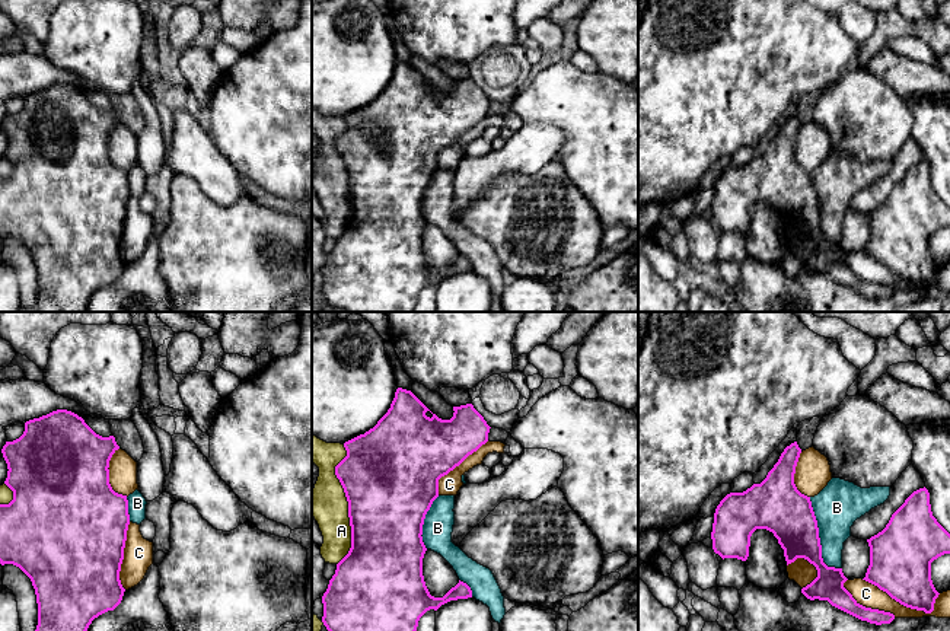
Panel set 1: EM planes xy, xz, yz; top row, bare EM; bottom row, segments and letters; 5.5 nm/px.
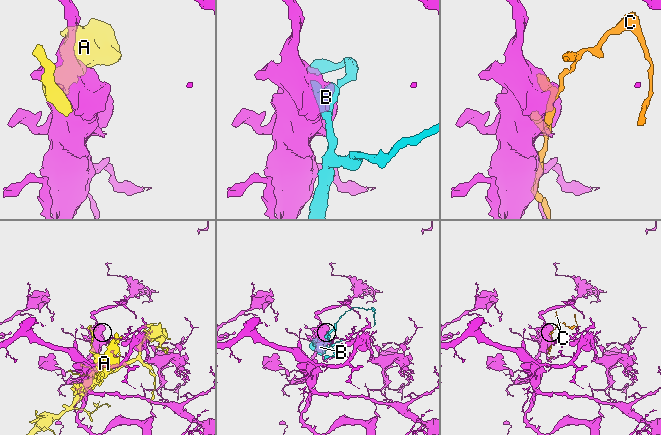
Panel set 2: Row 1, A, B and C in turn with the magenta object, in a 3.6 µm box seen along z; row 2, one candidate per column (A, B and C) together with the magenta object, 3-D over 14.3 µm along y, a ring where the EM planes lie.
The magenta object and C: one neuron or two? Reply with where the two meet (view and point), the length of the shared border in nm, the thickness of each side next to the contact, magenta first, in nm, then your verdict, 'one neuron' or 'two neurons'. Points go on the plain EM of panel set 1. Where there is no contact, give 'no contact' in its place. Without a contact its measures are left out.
contact yz (905, 279); length 440 nm; calibres 340 and 130 nm; one neuron

